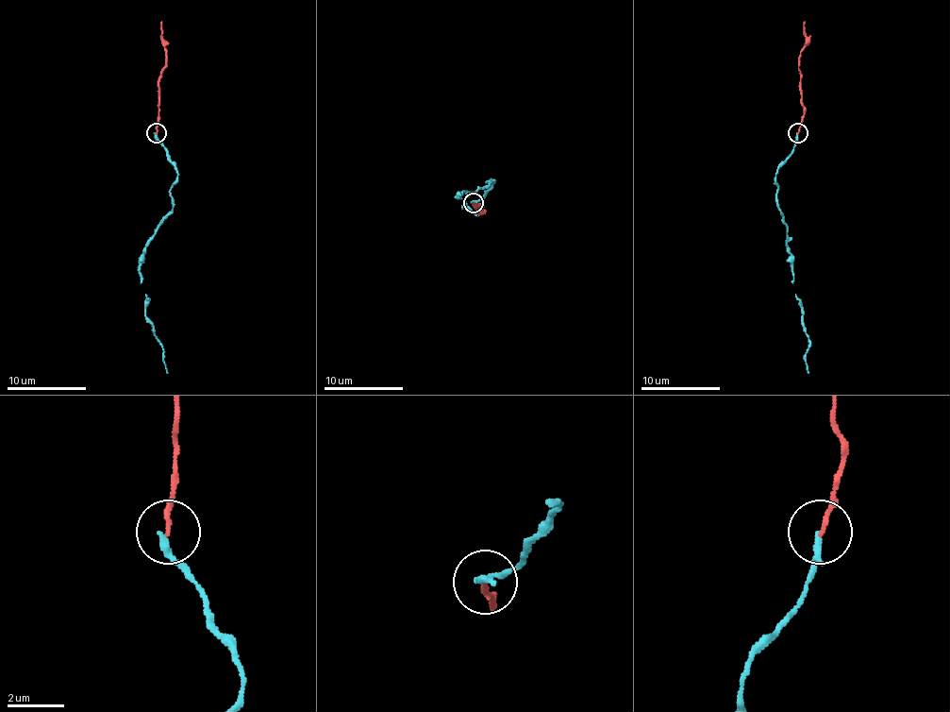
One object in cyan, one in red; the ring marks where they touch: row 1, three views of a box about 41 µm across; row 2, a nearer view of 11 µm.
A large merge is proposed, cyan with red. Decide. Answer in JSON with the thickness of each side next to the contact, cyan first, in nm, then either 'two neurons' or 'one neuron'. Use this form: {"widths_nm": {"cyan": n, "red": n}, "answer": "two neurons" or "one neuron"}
{"widths_nm": {"cyan": 240, "red": 150}, "answer": "two neurons"}

